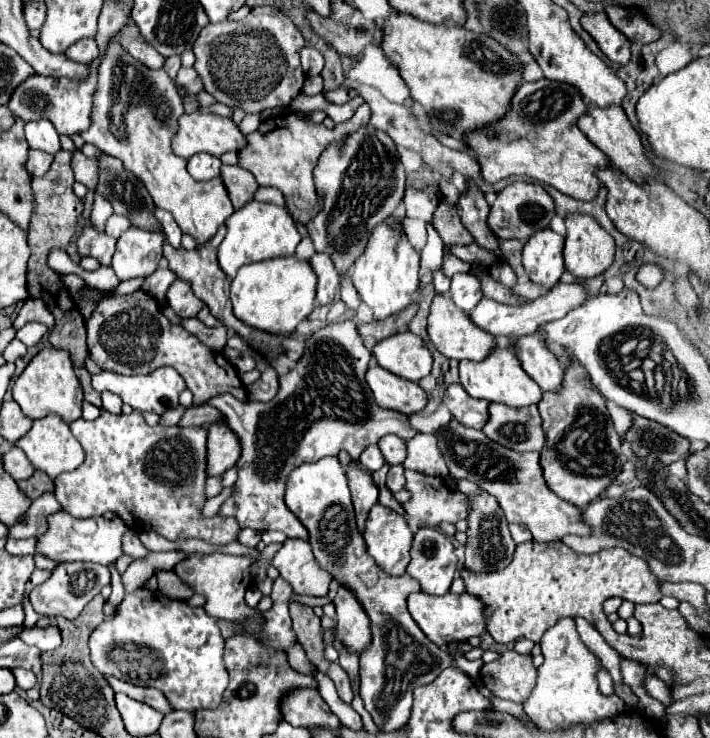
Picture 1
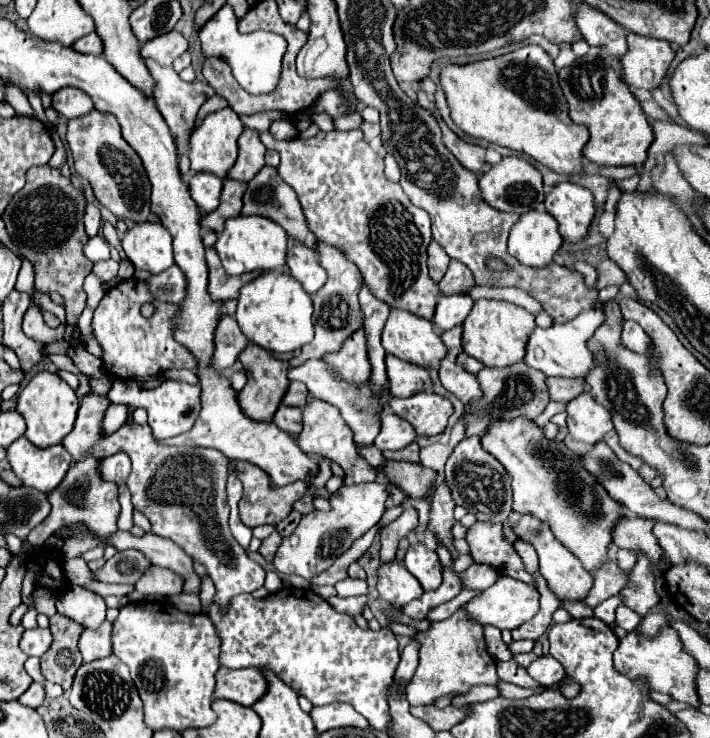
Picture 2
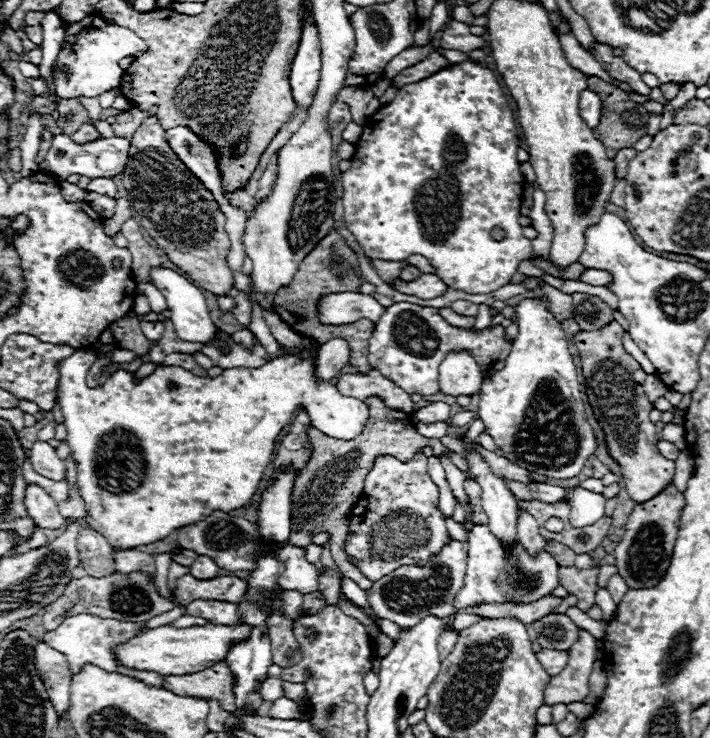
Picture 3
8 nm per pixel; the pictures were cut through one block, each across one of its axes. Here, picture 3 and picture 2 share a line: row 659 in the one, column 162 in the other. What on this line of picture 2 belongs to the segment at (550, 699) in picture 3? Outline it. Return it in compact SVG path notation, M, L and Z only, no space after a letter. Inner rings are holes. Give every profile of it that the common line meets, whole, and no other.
M152 566L150 570L144 572L144 576L134 585L134 591L127 597L131 602L142 602L146 596L176 596L182 592L182 584L184 580L166 570L166 568L158 568Z

